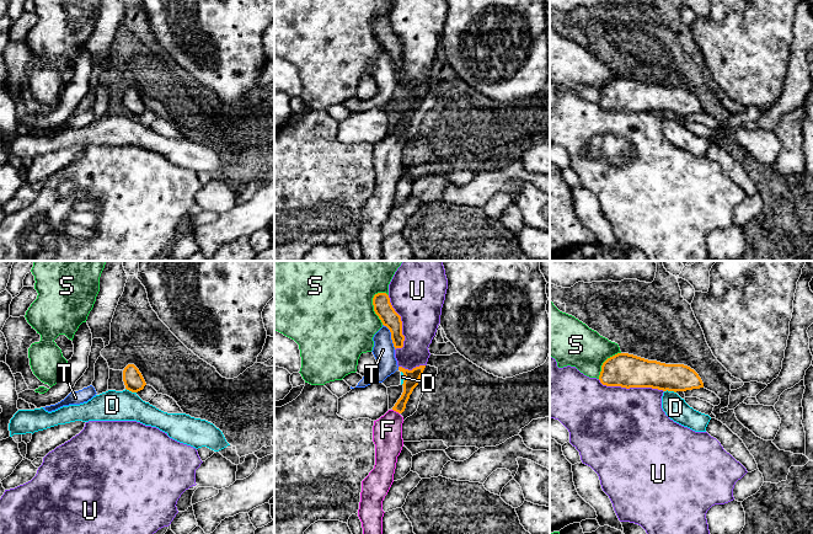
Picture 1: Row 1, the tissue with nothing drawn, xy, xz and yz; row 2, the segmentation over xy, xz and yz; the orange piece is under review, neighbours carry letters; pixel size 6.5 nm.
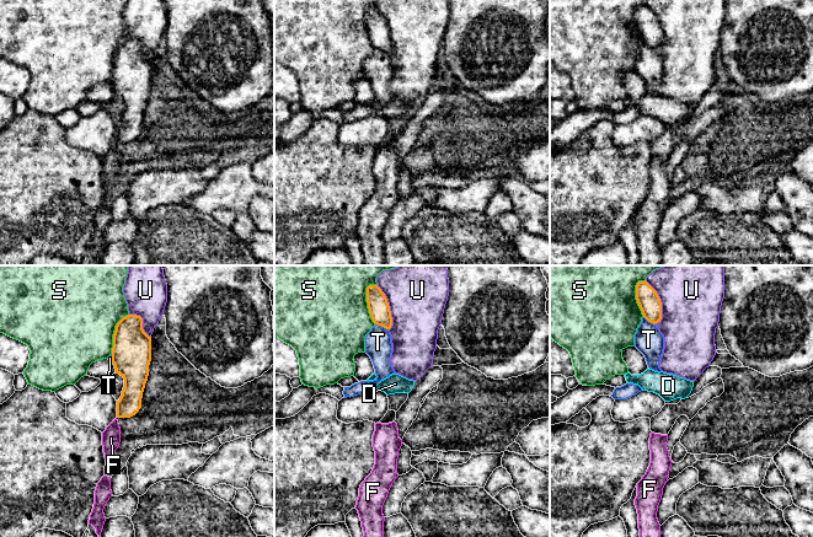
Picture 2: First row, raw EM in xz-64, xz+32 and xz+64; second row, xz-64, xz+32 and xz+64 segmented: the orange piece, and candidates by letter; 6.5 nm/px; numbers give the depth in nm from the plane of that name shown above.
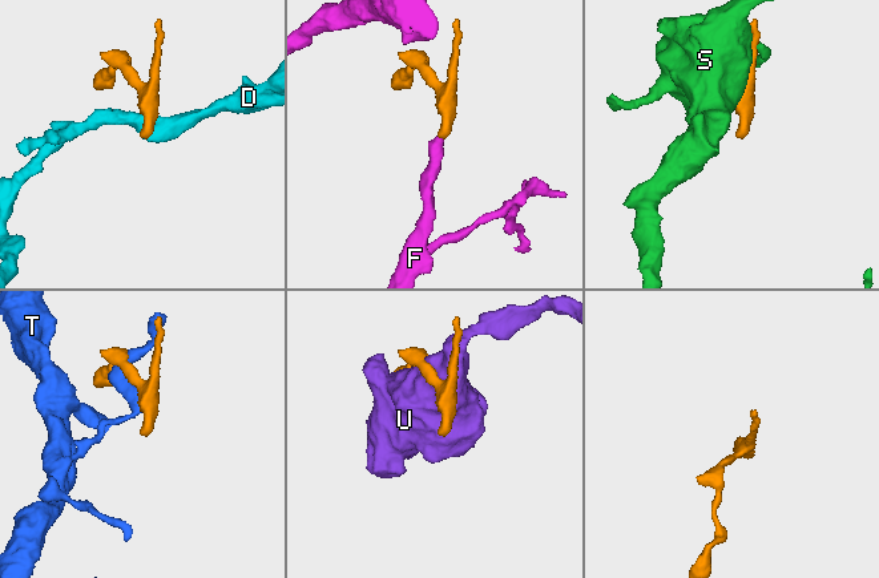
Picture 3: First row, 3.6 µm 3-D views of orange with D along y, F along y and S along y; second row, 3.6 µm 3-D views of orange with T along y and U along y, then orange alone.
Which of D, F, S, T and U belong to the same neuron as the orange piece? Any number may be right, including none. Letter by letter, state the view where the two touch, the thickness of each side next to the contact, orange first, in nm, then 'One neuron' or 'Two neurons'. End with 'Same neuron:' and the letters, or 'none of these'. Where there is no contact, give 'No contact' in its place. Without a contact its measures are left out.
D: Touches orange in yz. Thickness 200 nm (orange) against 150 nm. Two neurons
F: Touches orange in xz. Thickness 100 nm (orange) against 190 nm. One neuron
S: Touches orange in xz. Thickness 120 nm (orange) against 480 nm. Two neurons
T: Touches orange in xz. Thickness 120 nm (orange) against 140 nm. Two neurons
U: Touches orange in yz. Thickness 220 nm (orange) against 480 nm. Two neurons
Same neuron: F

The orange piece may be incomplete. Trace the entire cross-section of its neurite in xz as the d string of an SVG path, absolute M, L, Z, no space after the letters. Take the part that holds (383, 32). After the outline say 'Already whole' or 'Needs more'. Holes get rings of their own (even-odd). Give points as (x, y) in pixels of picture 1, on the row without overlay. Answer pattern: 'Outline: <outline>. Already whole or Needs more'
Outline: M378 17L373 22L374 36L391 57L395 74L403 71L405 60L402 59L401 41L395 36L386 17Z. Already whole

